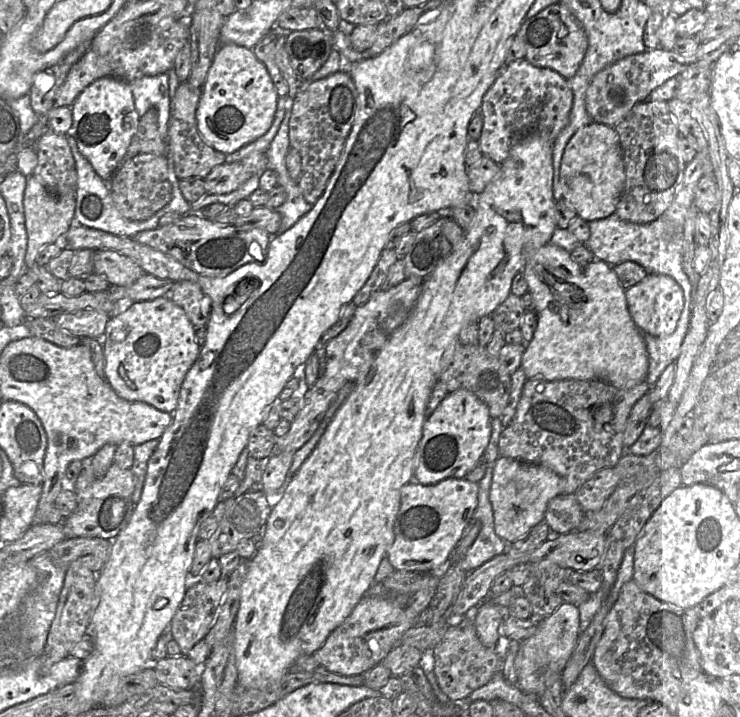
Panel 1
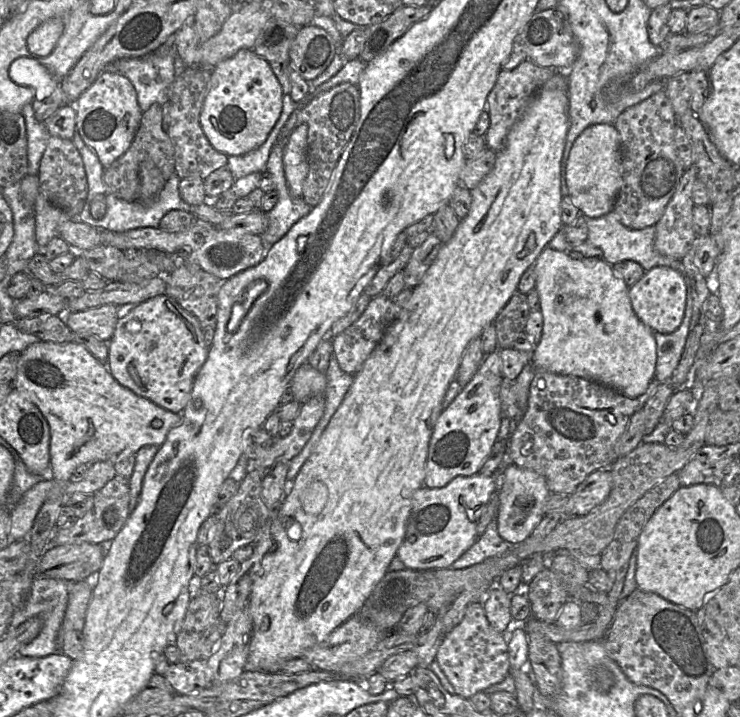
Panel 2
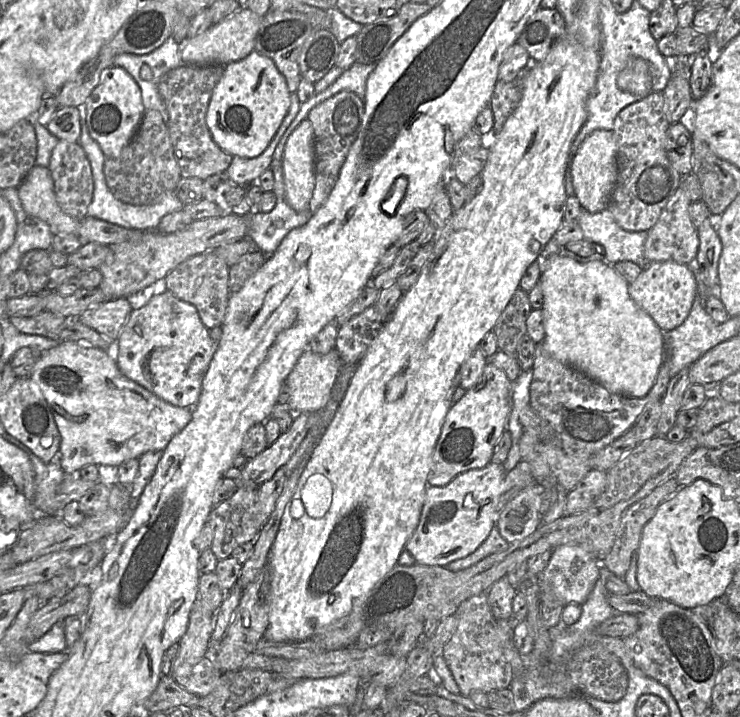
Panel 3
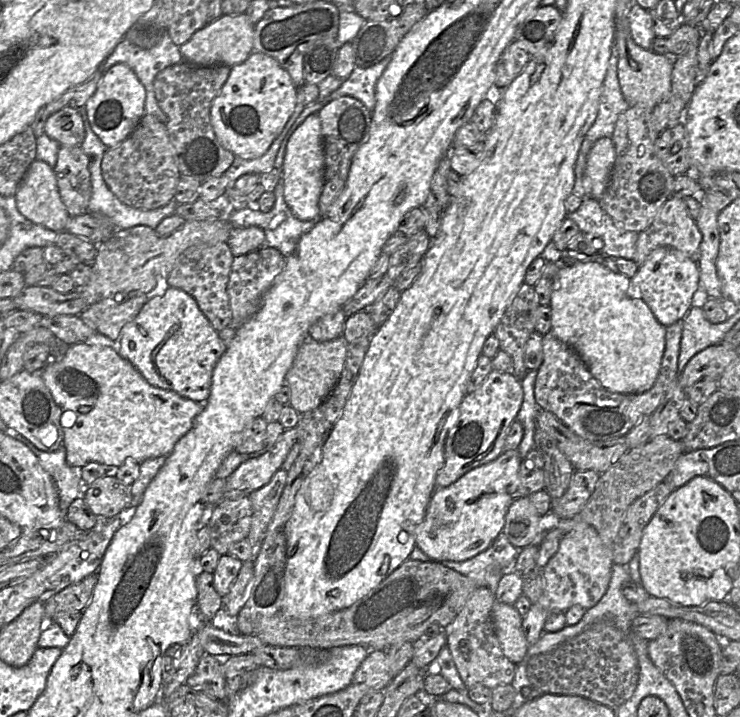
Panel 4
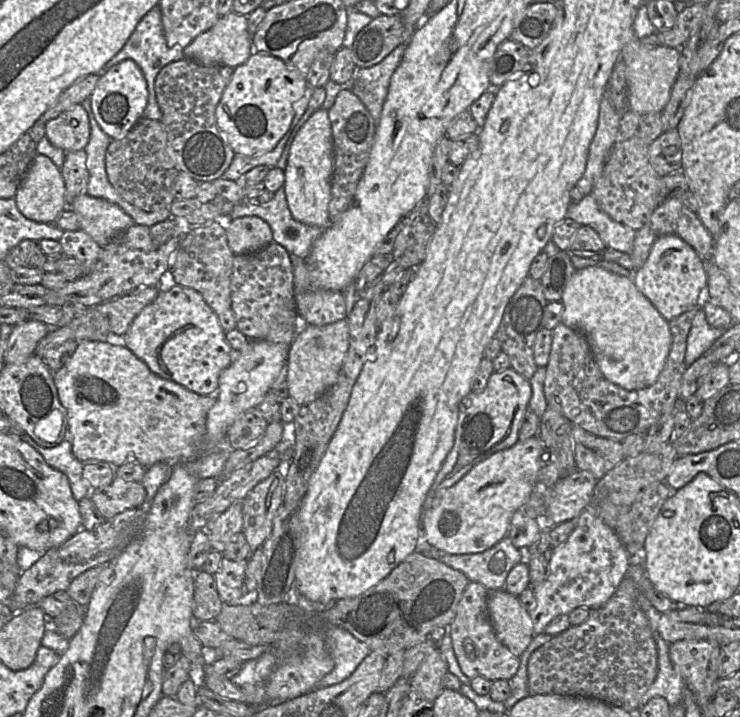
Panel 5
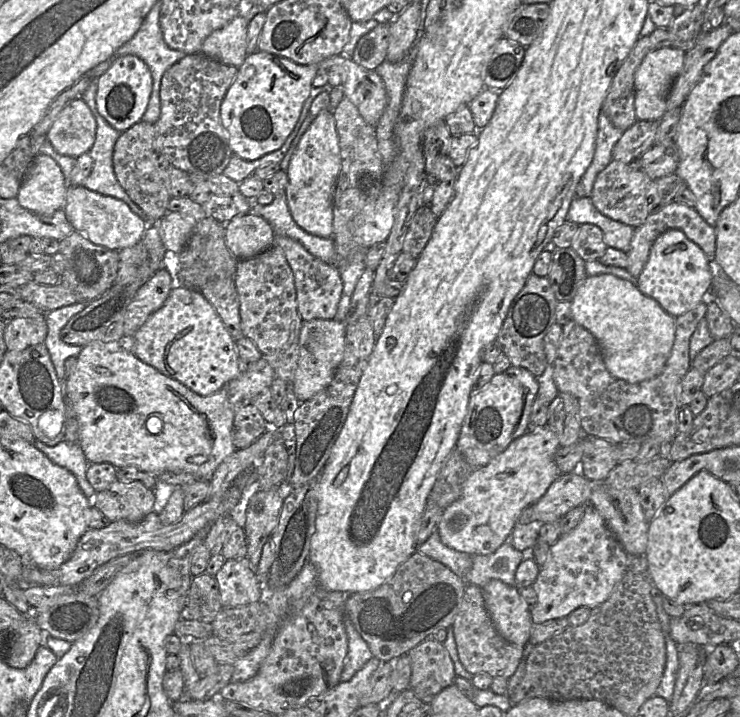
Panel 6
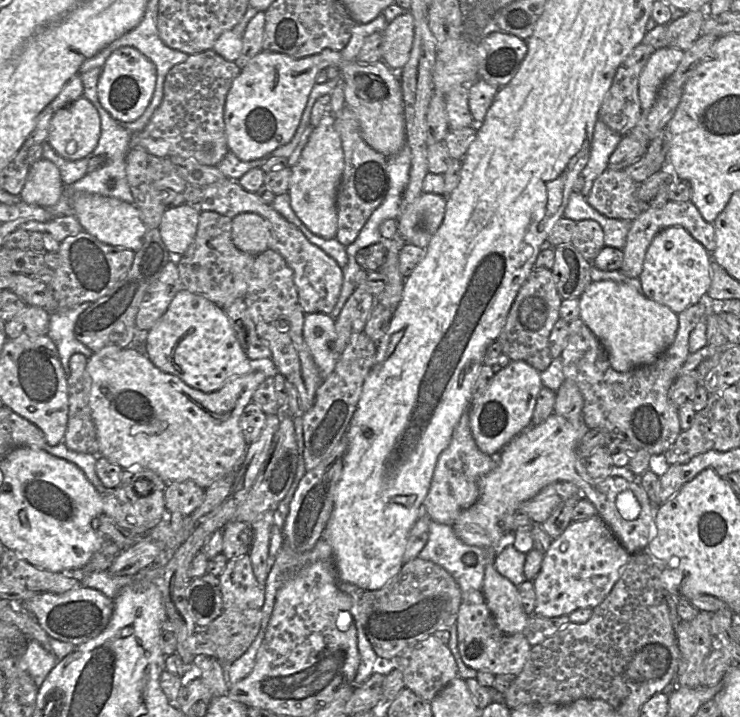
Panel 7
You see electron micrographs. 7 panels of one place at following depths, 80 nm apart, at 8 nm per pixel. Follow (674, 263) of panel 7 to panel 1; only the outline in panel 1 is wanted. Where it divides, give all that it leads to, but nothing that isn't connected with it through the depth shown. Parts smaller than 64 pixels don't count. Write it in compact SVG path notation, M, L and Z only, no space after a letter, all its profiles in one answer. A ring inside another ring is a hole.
M648 274L642 281L627 289L625 295L628 311L641 332L664 338L675 331L684 308L684 294L673 278Z

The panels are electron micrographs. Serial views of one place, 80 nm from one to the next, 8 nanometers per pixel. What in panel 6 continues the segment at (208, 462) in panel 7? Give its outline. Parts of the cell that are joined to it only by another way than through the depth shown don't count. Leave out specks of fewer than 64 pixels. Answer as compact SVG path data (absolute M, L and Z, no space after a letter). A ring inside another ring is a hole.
M92 342L82 347L75 369L65 381L62 384L64 402L66 393L78 418L78 444L89 464L107 462L116 468L135 466L155 476L164 472L186 472L196 480L210 481L222 461L237 450L232 439L235 407L228 400L225 388L210 396L199 395L142 362L118 342Z

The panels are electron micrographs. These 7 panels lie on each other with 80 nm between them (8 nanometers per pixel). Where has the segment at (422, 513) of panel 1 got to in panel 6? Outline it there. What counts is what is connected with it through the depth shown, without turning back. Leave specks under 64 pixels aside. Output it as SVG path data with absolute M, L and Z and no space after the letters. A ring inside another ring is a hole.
M544 426L525 432L489 463L473 469L462 485L461 496L442 513L437 525L442 543L471 555L494 553L510 539L521 512L541 498L562 475L555 462L559 448L555 433Z

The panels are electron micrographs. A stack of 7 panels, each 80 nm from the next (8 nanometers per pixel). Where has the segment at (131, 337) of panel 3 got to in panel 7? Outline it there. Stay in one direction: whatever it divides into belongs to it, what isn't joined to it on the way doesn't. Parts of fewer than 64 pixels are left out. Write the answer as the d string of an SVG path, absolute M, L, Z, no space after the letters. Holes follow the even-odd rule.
M186 289L175 295L167 311L147 332L143 352L161 371L177 376L188 386L205 393L220 390L252 370L251 360L239 344L224 310L207 298Z

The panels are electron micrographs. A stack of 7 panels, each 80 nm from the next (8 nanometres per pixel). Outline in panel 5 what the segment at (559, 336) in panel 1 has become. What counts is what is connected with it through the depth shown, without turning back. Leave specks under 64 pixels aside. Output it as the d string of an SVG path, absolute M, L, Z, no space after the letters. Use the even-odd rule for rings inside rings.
M599 266L577 270L563 292L561 303L564 306L561 323L586 337L594 359L608 381L628 391L644 389L656 382L671 348L669 322L638 290L632 276L619 275Z

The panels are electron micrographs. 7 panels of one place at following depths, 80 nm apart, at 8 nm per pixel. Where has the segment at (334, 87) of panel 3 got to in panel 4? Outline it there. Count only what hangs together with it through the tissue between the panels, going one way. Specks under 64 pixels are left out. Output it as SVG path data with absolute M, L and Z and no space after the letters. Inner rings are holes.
M387 56L380 63L368 68L356 66L349 78L343 81L342 85L337 90L332 92L323 101L317 101L306 106L283 139L275 159L274 169L282 170L286 148L294 131L307 117L314 113L318 113L330 101L341 96L351 96L360 100L366 108L372 112L376 106L377 82L390 62L391 56Z

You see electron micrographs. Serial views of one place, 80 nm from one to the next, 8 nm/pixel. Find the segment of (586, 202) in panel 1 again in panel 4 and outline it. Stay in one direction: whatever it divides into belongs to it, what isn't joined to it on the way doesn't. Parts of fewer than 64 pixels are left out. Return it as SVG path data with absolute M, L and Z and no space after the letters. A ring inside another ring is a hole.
M612 138L598 139L591 147L586 160L583 175L585 197L599 200L604 194L612 168L616 159L616 151Z

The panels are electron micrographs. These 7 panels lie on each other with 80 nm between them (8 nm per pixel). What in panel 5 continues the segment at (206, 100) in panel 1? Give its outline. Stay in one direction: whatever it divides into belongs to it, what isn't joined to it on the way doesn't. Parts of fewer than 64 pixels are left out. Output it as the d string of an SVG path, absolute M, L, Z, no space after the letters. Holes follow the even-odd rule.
M254 52L242 65L234 68L232 78L217 105L215 116L221 132L235 154L255 156L272 151L292 128L296 104L308 87L307 78L280 58L268 53Z

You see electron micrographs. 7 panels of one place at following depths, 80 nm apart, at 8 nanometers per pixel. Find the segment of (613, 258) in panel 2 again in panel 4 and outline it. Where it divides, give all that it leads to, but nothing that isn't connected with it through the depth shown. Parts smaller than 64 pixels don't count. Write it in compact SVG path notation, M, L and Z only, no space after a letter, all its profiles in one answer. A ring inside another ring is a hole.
M584 197L579 208L567 217L572 219L581 232L603 241L604 257L593 257L589 262L602 263L618 271L613 258L633 260L639 232L627 231L602 209L599 202Z

